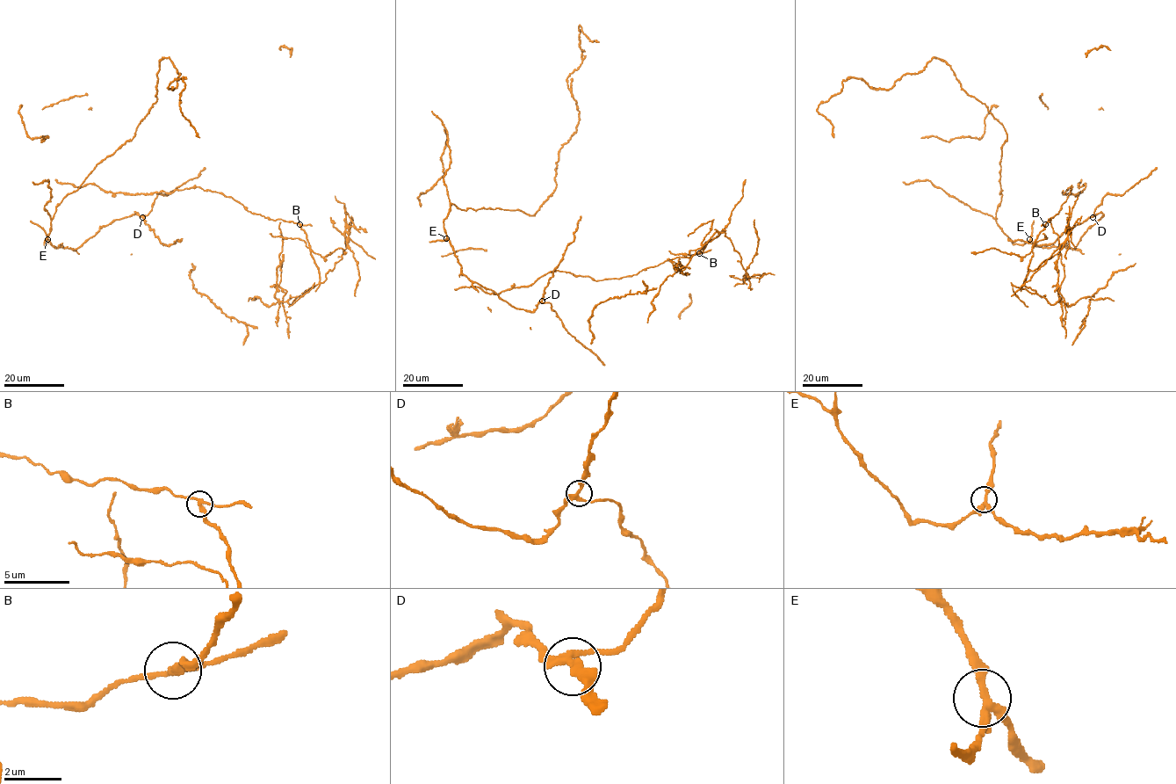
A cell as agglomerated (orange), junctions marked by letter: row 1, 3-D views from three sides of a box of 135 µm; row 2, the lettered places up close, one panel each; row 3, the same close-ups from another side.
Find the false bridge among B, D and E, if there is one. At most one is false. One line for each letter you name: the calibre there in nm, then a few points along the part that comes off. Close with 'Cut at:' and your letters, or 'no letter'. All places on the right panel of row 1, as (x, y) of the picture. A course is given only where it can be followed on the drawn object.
B: 200 nm thick; foreign part runs (1045, 224), (1032, 247), (1024, 283), (1054, 304), (1060, 301), (1057, 287), (1064, 270), (1058, 236), (1050, 222)
Cut at: B

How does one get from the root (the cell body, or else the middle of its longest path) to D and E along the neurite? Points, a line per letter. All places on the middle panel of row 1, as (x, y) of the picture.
D: (515, 308), (532, 311), (542, 301)
E: (515, 308), (493, 290), (472, 282), (463, 274), (453, 246), (446, 238)

